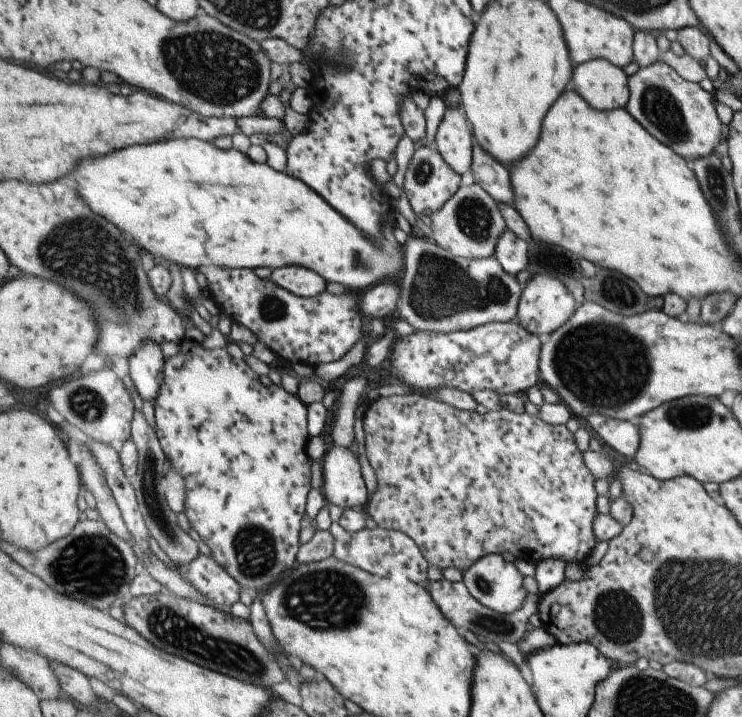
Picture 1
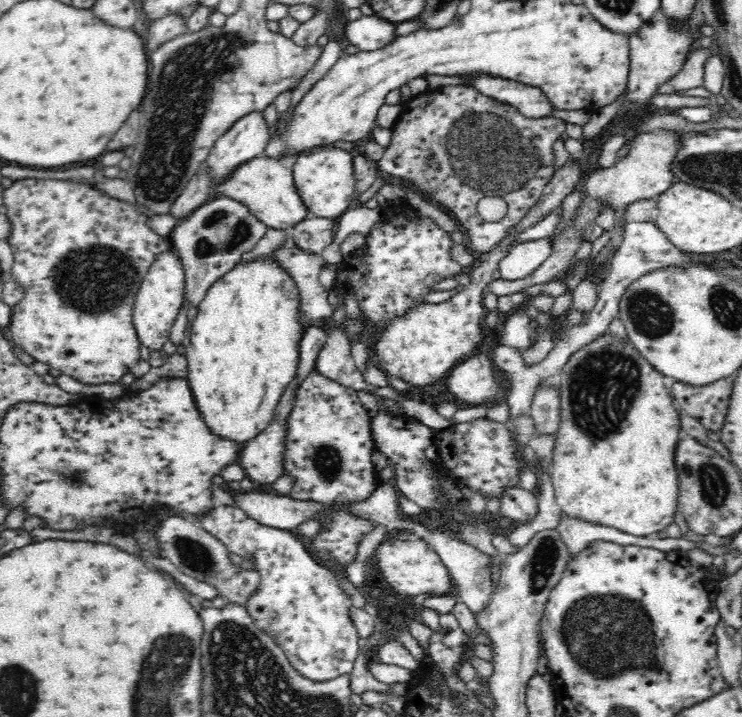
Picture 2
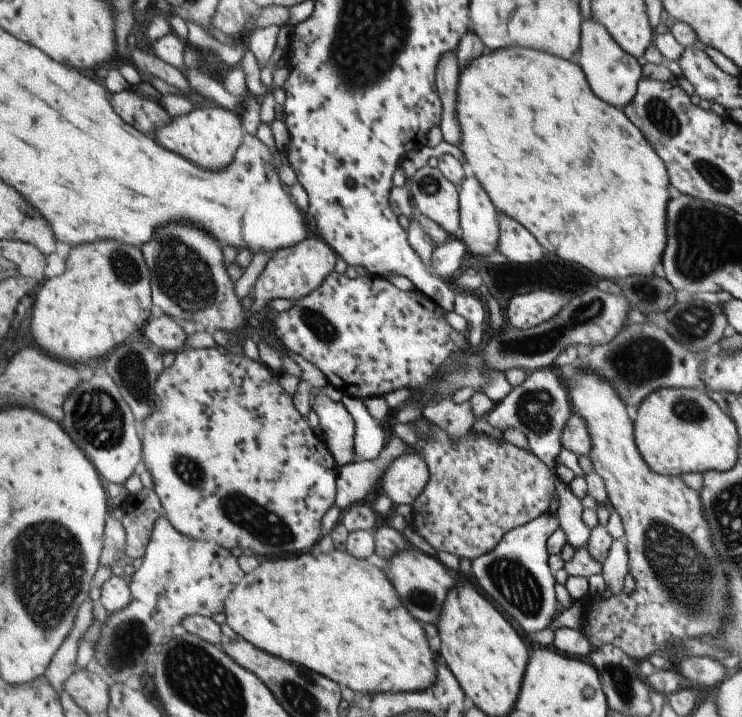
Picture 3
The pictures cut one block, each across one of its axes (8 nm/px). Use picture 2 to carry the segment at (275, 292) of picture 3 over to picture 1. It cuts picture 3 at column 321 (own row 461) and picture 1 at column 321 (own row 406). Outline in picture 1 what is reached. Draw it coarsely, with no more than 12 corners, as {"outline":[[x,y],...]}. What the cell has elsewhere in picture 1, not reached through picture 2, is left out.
{"outline":[[306,267],[274,270],[272,282],[299,297],[327,290],[326,278]]}

